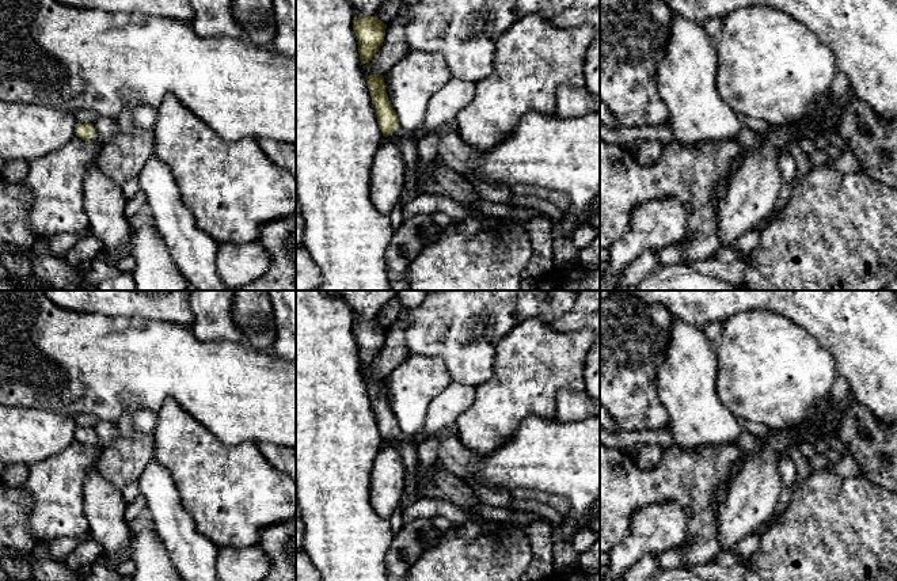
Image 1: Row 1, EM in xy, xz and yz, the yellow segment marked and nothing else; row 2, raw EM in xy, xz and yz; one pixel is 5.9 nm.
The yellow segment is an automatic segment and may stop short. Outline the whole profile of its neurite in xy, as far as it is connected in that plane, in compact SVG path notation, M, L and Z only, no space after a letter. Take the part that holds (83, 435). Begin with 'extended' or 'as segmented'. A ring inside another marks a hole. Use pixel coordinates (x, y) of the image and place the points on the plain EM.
extended; M76 428L75 430L76 440L83 444L91 444L95 447L100 447L100 440L96 433L91 428Z

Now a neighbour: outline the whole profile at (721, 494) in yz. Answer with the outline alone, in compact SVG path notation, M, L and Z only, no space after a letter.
M744 459L738 460L731 467L730 474L729 474L729 479L717 490L715 501L717 501L719 508L722 508L722 505L727 497L727 493L729 493L729 486L733 482L733 479L736 478L736 475L741 471L742 466L744 466Z

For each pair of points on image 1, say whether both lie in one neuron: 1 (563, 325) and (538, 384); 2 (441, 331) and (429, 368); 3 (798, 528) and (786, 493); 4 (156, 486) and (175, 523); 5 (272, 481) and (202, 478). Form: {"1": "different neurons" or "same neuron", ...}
{"1": "different neurons", "2": "different neurons", "3": "different neurons", "4": "same neuron", "5": "same neuron"}

